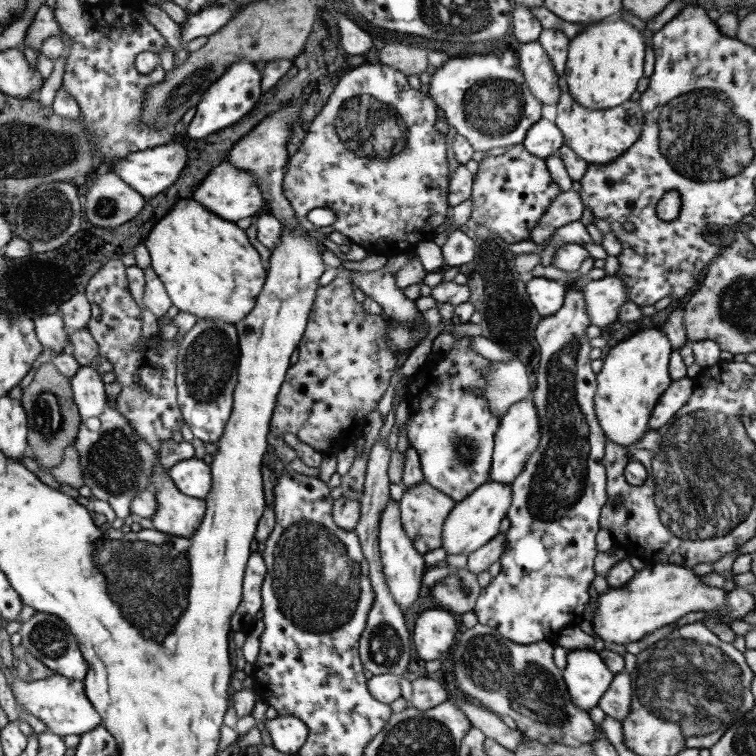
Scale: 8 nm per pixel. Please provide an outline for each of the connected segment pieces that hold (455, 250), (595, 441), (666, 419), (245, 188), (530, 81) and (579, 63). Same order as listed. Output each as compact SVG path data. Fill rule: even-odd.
M455 229L447 235L440 252L445 268L467 267L474 260L474 242L464 232Z
M581 286L566 287L564 301L553 314L544 316L533 330L539 346L539 363L535 388L530 391L531 404L537 412L539 443L526 458L523 469L511 482L511 505L505 517L509 521L506 545L499 557L499 572L490 578L489 584L480 588L472 612L479 624L494 628L501 636L515 644L531 644L543 641L549 634L563 630L565 626L580 626L583 611L589 602L589 586L595 572L593 558L597 554L595 537L600 510L606 504L606 475L602 464L606 438L594 412L596 391L595 373L591 371L589 338L585 328L589 317L583 305Z
M687 376L671 381L657 399L657 404L653 406L649 420L647 420L647 427L664 429L673 419L674 414L687 402L692 386L693 381Z
M223 161L211 168L207 176L193 190L191 199L201 202L213 214L217 214L223 220L229 220L231 223L241 220L241 218L247 218L247 216L254 218L265 209L261 189L257 187L257 179L253 179L253 175L249 171L233 167L233 163L229 163L229 161Z
M536 41L521 43L518 53L517 69L531 94L539 100L541 107L556 104L561 94L557 85L559 75L553 70L553 65L543 48Z
M617 20L617 22L603 22L585 28L579 32L571 42L569 42L569 52L567 52L567 64L565 64L565 80L567 82L567 92L573 100L580 104L582 108L588 110L603 110L614 108L627 101L627 98L635 92L635 84L639 82L643 57L645 56L644 39L638 30L635 30L629 22Z

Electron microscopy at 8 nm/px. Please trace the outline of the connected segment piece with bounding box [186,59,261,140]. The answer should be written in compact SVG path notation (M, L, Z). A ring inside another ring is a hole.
M241 59L229 64L225 72L207 87L195 104L195 115L186 127L187 136L201 140L207 134L215 134L243 119L256 106L261 96L260 80L259 72L249 60Z

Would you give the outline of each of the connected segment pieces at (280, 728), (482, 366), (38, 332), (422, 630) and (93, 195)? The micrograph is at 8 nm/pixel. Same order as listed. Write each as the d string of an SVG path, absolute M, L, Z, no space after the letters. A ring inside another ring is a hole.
M293 715L267 719L264 726L271 737L271 746L281 753L294 755L307 739L308 730L303 721Z
M454 338L448 351L431 353L428 363L408 376L403 397L409 414L402 426L408 444L417 452L422 481L455 503L488 481L493 435L501 419L489 412L483 394L473 394L473 388L483 389L491 362L469 348L469 339Z
M58 312L40 315L32 319L34 333L41 345L53 350L54 354L63 352L67 343L67 330Z
M427 609L414 622L411 643L422 661L431 662L447 654L456 634L457 622L450 611Z
M98 170L97 177L91 180L91 184L82 195L83 219L99 228L115 228L133 218L143 208L144 200L144 197L115 173Z

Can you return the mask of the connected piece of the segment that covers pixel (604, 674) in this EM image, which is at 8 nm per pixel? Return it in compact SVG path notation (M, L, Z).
M593 650L568 651L566 664L560 670L571 702L587 712L596 706L612 680L612 672Z

